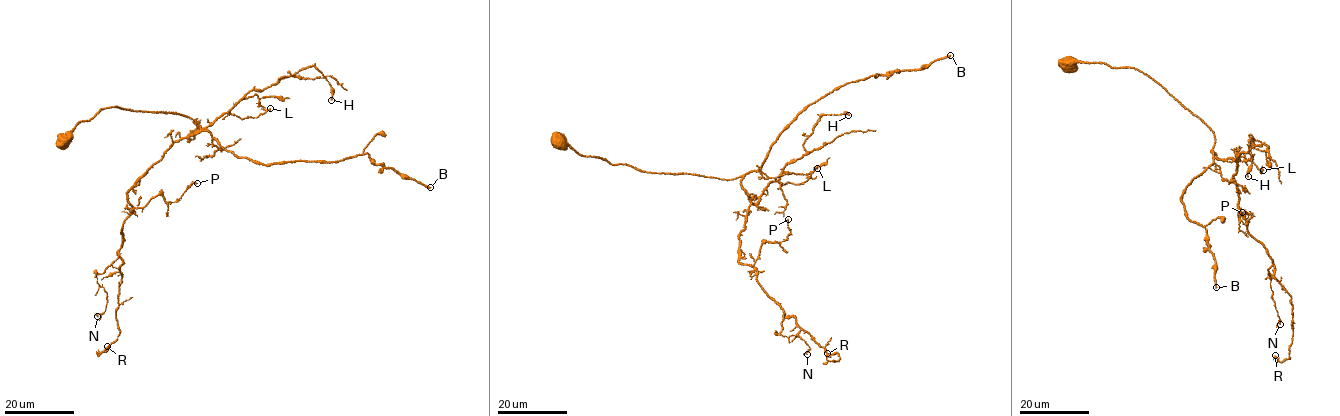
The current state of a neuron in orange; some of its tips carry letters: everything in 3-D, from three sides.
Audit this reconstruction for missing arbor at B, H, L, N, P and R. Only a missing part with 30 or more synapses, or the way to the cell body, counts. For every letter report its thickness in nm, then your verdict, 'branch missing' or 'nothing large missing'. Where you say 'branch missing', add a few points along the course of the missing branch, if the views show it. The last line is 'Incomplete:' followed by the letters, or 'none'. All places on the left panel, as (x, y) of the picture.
B: calibre 260 nm; branch missing
H: calibre 160 nm; nothing large missing
L: calibre 280 nm; nothing large missing
N: calibre 120 nm; nothing large missing
P: calibre 110 nm; nothing large missing
R: calibre 360 nm; nothing large missing
Incomplete: B

